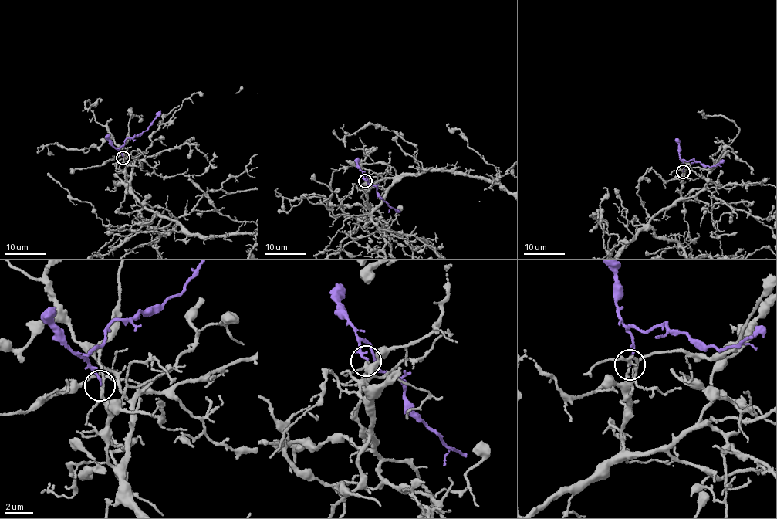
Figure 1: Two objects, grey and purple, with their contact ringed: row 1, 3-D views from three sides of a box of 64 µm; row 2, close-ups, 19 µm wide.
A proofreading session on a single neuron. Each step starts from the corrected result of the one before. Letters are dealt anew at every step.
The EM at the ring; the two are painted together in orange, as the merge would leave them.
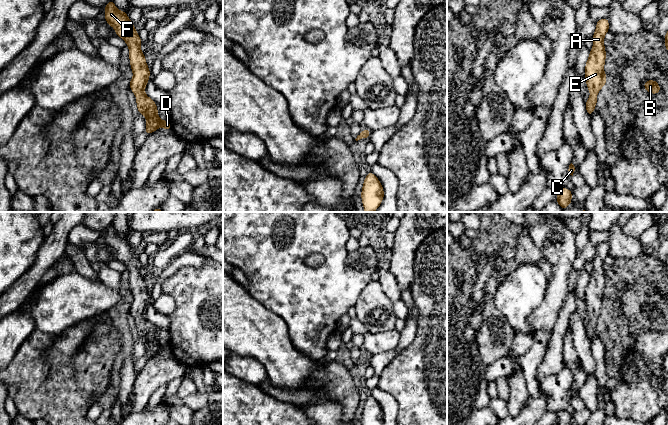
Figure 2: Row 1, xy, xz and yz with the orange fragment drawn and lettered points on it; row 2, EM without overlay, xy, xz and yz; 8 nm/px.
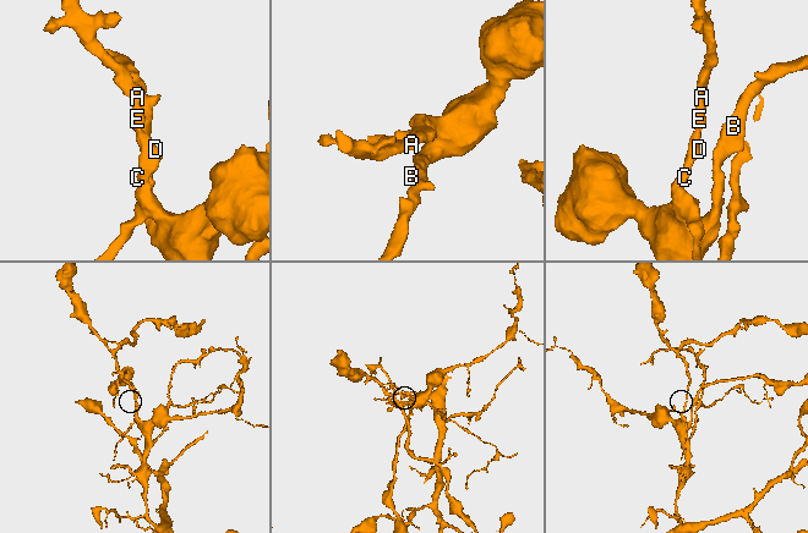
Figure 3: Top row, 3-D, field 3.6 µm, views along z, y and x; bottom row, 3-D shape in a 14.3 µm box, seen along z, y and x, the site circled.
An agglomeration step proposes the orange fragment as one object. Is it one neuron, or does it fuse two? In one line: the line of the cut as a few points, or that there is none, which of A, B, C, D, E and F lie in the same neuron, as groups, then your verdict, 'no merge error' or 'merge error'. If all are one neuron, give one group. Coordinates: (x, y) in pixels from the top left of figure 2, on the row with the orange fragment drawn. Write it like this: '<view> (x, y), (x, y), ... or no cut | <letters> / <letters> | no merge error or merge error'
no cut | A B C D E F | no merge error

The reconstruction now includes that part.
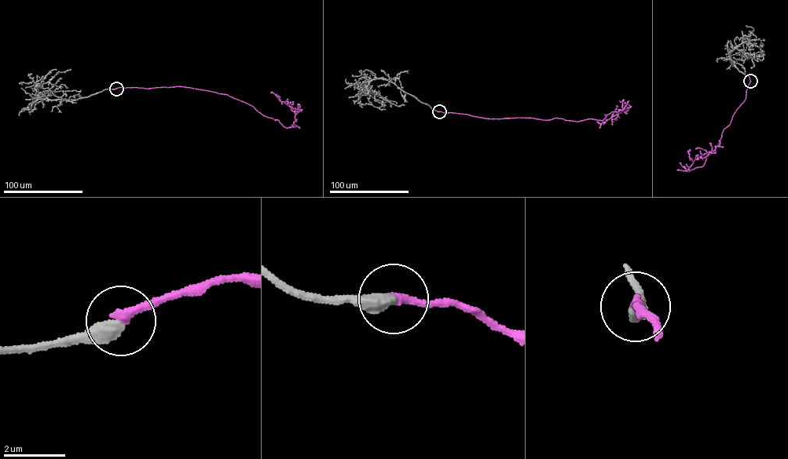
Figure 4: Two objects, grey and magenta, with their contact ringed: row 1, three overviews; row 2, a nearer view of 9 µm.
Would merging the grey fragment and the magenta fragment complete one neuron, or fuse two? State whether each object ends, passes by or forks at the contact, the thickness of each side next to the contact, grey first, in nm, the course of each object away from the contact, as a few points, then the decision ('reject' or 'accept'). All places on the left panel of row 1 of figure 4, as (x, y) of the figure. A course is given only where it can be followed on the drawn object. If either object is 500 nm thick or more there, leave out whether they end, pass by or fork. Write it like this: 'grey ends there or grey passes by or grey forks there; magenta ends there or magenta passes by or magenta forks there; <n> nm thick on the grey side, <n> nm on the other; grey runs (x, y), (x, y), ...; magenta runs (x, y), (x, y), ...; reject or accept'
grey ends there; magenta ends there; 480 nm thick on the grey side, 280 nm on the other; grey runs (116, 89), (70, 100), (49, 100), (40, 95), (37, 90), (38, 85), (48, 81), (59, 72), (71, 69); magenta runs (116, 89), (181, 86), (227, 94), (278, 120), (284, 126), (291, 127), (294, 111), (270, 92); accept

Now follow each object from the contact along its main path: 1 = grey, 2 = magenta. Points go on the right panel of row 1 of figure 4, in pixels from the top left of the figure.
1: (750, 81), (748, 75), (735, 67), (730, 54), (737, 46), (747, 41), (762, 46)
2: (750, 81), (745, 100), (716, 148), (702, 166), (690, 171), (696, 158), (713, 151), (719, 140)

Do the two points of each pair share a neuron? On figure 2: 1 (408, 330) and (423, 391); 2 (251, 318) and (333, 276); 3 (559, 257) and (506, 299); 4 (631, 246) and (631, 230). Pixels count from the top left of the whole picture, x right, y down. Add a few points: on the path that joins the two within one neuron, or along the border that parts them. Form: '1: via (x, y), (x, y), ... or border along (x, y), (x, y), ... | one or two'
1: border along (417, 319), (417, 331), (414, 339), (398, 354) | two
2: border along (249, 294), (286, 323) | two
3: border along (548, 281), (541, 304) | two
4: border along (621, 227), (625, 233), (639, 238) | two

